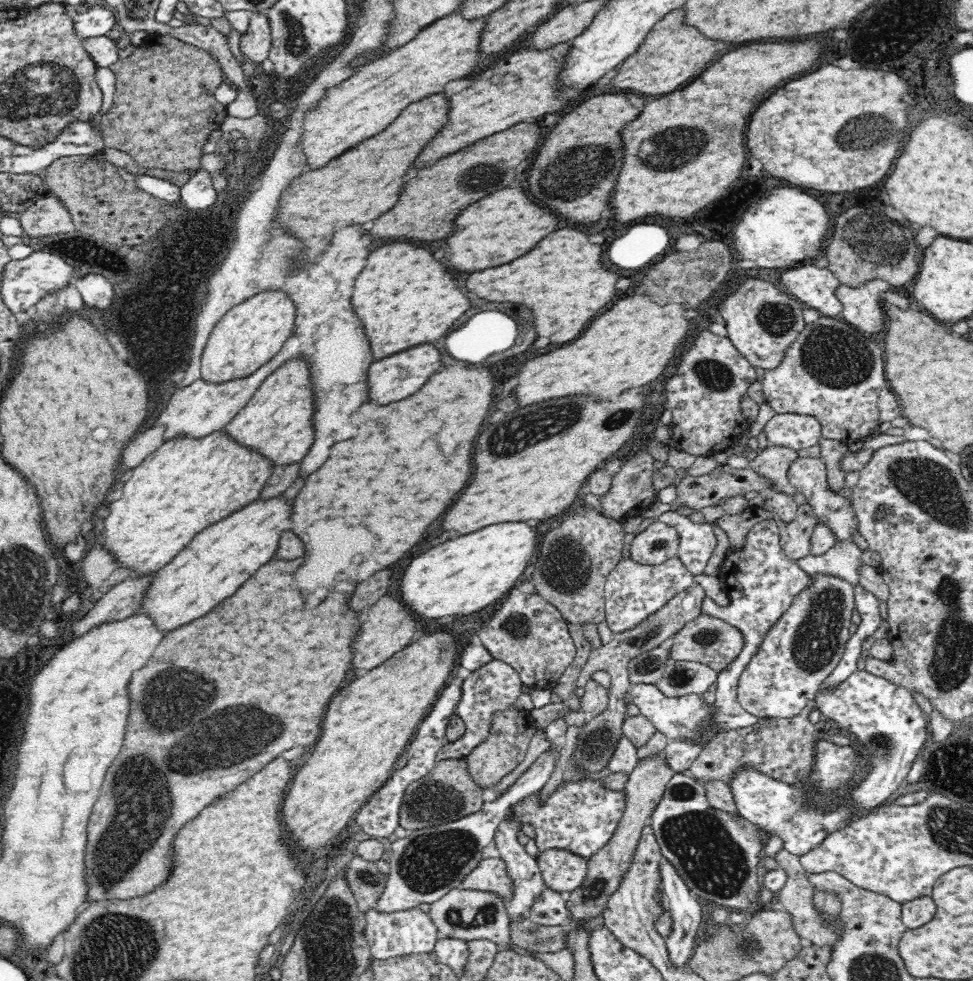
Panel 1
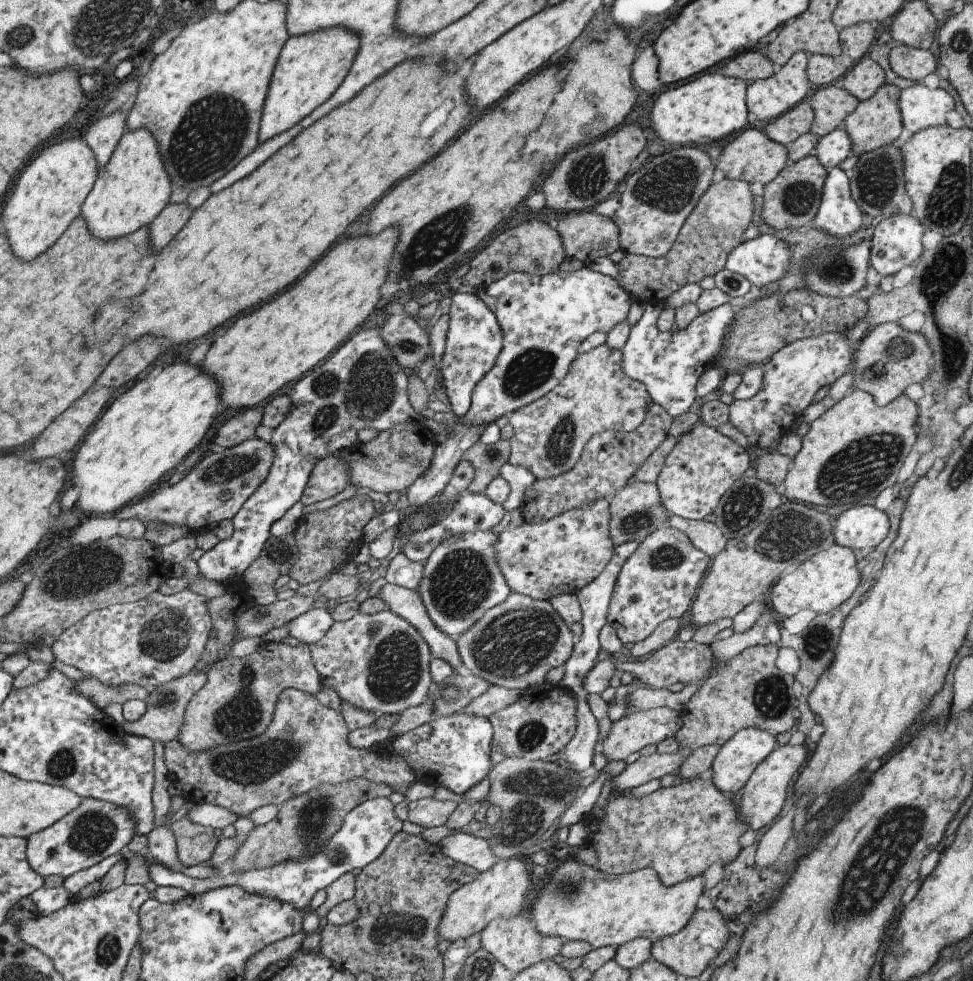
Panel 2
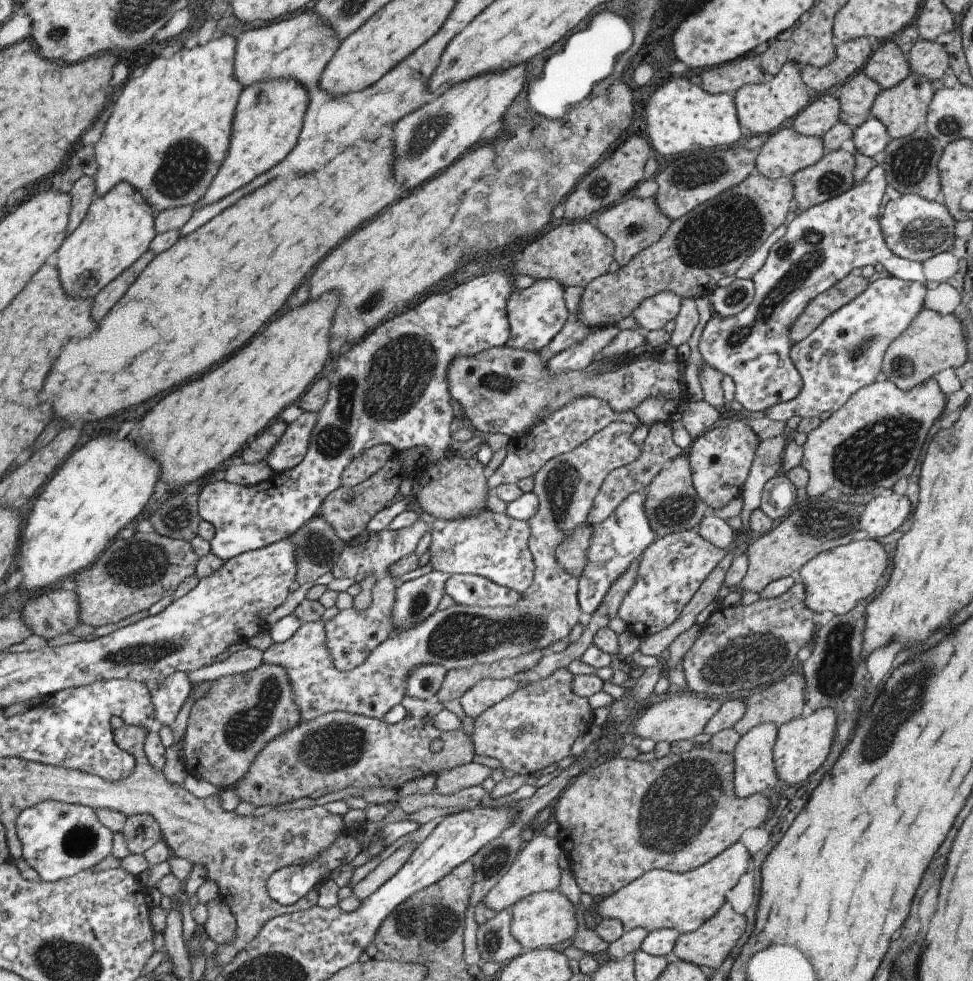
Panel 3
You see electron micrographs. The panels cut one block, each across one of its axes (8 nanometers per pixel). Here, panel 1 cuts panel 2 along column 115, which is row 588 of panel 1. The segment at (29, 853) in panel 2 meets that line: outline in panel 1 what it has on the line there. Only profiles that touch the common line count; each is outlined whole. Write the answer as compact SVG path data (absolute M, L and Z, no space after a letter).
M814 574L812 584L802 590L779 619L764 633L759 647L739 676L737 699L742 708L758 719L794 718L815 700L822 681L840 664L850 635L850 615L855 600L853 588L845 580Z

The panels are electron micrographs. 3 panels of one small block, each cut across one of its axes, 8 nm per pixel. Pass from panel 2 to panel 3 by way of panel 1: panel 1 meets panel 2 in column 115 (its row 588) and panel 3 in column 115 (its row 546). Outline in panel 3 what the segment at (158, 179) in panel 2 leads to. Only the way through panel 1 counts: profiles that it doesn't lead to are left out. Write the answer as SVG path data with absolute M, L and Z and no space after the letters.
M117 182L105 196L95 197L79 226L66 236L57 254L57 280L61 290L71 298L94 298L123 270L133 265L156 236L153 210L143 196L127 182Z

